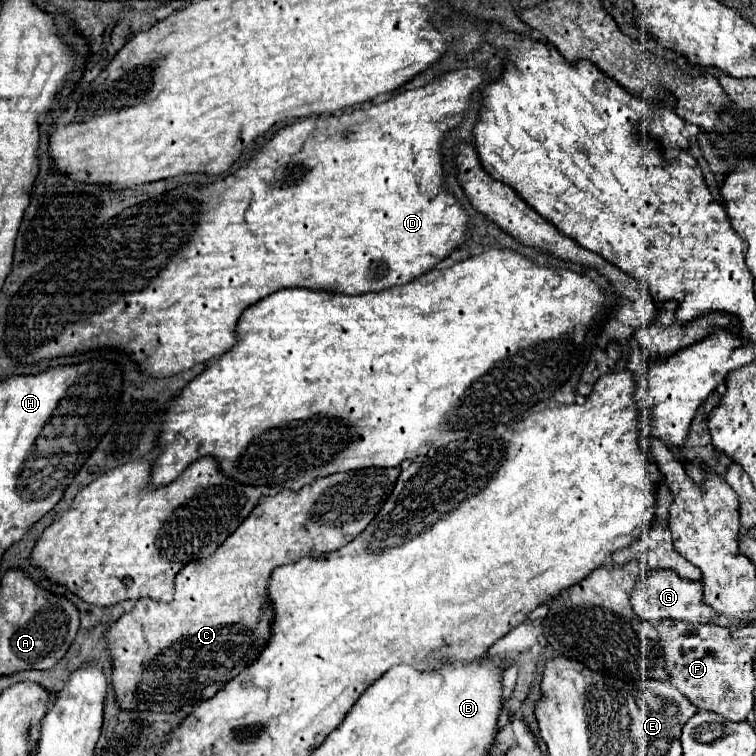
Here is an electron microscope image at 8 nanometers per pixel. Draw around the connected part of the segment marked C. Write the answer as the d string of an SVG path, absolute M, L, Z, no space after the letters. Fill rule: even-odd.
M363 468L363 470L353 470L353 472L343 472L343 474L331 474L327 478L317 478L313 484L303 486L297 492L291 490L281 490L275 496L265 496L257 502L257 508L253 508L253 512L249 514L249 520L241 522L241 528L237 528L237 532L233 532L233 536L229 536L229 540L225 540L225 544L221 544L221 548L217 548L217 552L213 552L213 556L201 558L201 560L193 560L189 566L181 568L181 572L177 574L175 580L175 598L167 604L155 602L155 600L137 600L133 610L125 612L107 632L105 632L105 640L107 640L107 648L109 654L113 658L113 678L111 678L111 686L115 690L115 700L117 706L121 706L121 710L129 710L129 712L179 712L181 708L189 708L193 704L199 704L211 696L215 696L233 676L237 676L243 668L247 668L263 650L263 646L269 640L271 634L271 618L273 618L273 610L267 598L267 580L273 572L273 568L283 566L283 564L291 564L297 562L299 558L305 556L319 556L319 554L327 554L331 550L337 550L341 546L345 546L347 542L351 542L359 532L365 530L365 526L373 520L373 516L379 512L381 504L385 504L387 496L393 490L393 484L399 476L397 468Z

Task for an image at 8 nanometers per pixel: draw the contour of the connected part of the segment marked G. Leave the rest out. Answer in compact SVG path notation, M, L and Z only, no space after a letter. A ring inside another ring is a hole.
M647 566L641 582L635 586L635 590L631 594L631 604L633 604L635 612L653 626L657 626L659 620L663 620L663 618L673 618L673 620L693 622L693 624L709 624L715 614L713 608L709 608L703 602L701 582L685 580L675 570L667 570L667 568L663 570L663 568L649 568Z

